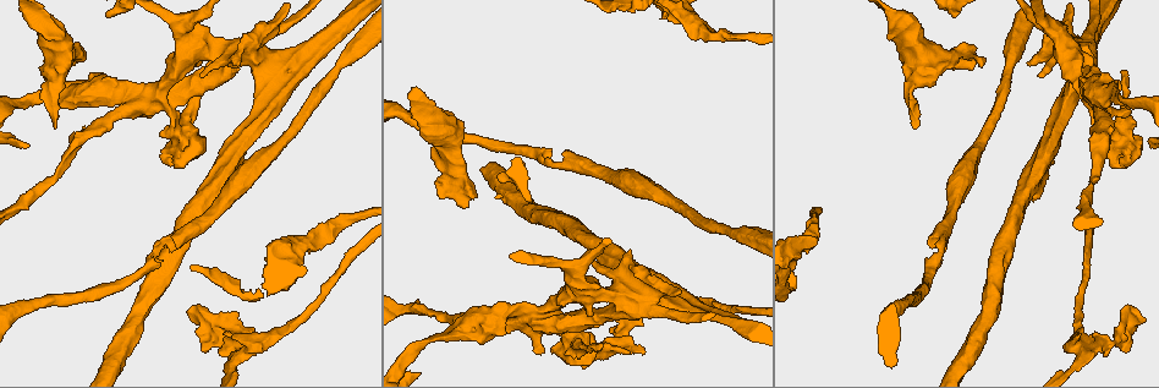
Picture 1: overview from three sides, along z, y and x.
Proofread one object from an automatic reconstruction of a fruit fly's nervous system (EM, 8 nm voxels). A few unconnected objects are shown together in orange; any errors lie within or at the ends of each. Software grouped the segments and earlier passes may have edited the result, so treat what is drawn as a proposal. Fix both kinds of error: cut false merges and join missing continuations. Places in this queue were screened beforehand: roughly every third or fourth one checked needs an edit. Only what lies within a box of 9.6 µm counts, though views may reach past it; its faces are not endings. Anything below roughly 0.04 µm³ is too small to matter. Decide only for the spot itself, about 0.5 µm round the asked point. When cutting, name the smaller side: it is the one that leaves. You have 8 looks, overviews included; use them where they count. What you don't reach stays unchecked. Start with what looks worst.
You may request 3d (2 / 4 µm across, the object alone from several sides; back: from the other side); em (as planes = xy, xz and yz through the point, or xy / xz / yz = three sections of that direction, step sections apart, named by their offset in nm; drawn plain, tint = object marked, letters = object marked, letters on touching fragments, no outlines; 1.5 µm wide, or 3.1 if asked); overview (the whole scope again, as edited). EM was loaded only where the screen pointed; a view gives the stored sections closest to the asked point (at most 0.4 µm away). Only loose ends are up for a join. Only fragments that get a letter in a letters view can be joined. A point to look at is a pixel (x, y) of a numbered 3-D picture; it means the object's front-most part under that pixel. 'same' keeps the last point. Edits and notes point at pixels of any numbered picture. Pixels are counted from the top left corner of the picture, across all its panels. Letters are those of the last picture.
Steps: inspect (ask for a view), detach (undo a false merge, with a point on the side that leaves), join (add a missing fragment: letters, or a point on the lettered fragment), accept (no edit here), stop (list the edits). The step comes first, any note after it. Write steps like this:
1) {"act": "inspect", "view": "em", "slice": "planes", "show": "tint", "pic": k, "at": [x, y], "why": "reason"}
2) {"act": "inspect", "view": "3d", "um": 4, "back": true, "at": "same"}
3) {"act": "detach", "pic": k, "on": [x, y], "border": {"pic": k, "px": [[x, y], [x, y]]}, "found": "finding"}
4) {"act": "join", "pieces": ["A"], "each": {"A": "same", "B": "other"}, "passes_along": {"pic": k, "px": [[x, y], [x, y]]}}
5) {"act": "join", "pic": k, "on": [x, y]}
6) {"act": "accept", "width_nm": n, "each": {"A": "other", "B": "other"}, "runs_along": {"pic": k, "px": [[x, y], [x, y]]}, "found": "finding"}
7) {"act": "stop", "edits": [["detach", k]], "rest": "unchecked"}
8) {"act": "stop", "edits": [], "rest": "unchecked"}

{"act": "inspect", "view": "3d", "um": 4, "pic": 1, "at": [473, 197]}

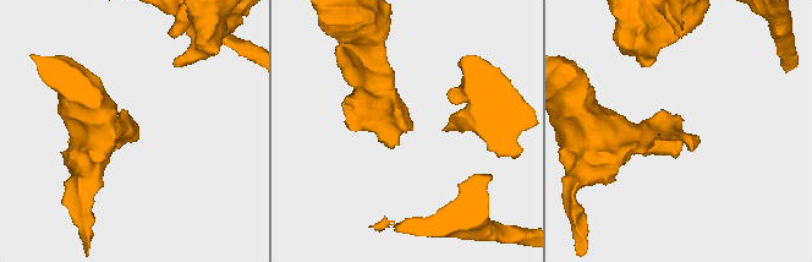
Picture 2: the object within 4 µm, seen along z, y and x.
{"act": "inspect", "view": "em", "slice": "planes", "show": "letters", "pic": 2, "at": [405, 132], "why": "shape alone is not enough"}

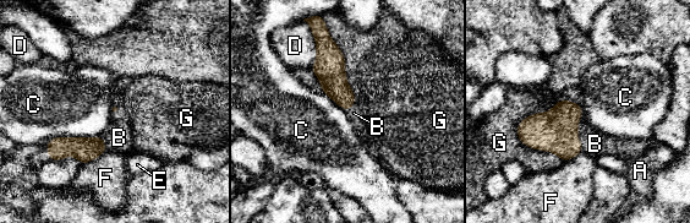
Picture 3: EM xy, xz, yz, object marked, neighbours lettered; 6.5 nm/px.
{"act": "join", "pieces": ["B"], "each": {"A": "other", "B": "same", "C": "other", "D": "other", "E": "other", "F": "other", "G": "other"}, "found": "the cell continues"}

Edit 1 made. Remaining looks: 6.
{"act": "inspect", "view": "em", "slice": "yz", "step": 8, "show": "tint", "pic": 1, "at": [1121, 350], "why": "an open end"}

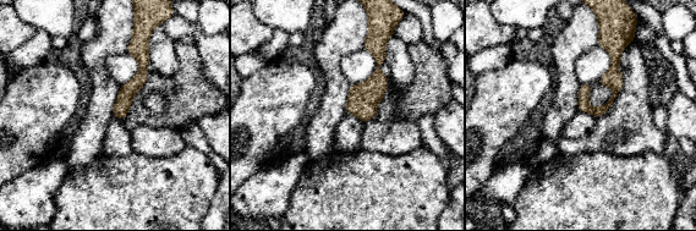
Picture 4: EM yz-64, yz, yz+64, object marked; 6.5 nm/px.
{"act": "inspect", "view": "em", "slice": "planes", "show": "letters", "at": "same"}

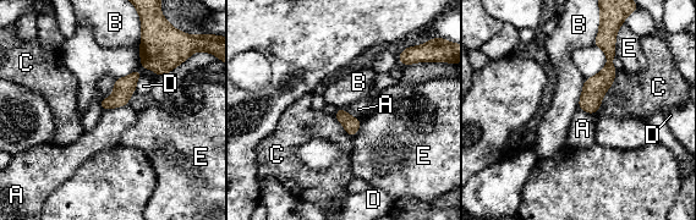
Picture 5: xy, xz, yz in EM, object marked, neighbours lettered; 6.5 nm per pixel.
{"act": "accept", "each": {"A": "other", "B": "other", "C": "other", "D": "other", "E": "other"}, "runs_along": {"pic": 5, "px": [[147, 45], [143, 66], [105, 106]]}, "found": "no lettered fragment goes on from it"}

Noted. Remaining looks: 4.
{"act": "inspect", "view": "em", "slice": "planes", "show": "plain", "pic": 1, "at": [1042, 40], "why": "thick end"}

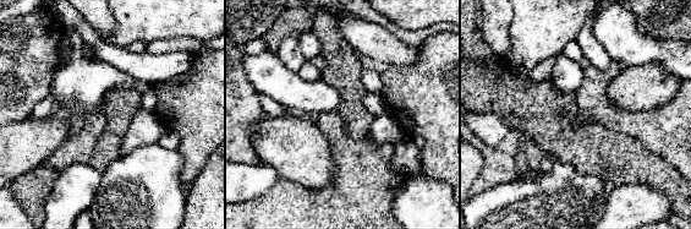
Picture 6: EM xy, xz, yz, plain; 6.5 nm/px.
{"act": "inspect", "view": "em", "slice": "planes", "show": "letters", "at": "same", "why": "what lies round it"}

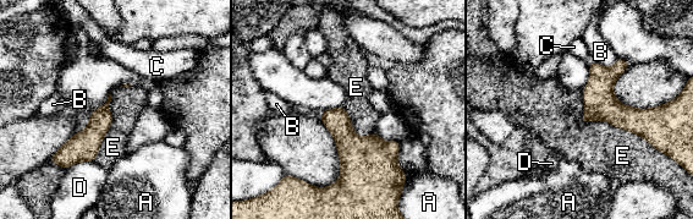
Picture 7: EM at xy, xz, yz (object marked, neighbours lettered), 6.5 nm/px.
{"act": "accept", "longest_contact_nm": ["E", 300], "each": {"A": "other", "B": "other", "C": "other", "D": "other", "E": "other"}, "border": {"pic": 7, "px": [[113, 119], [93, 160]]}, "found": "none of them fits"}

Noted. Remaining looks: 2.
{"act": "stop", "edits": [["join", 3]], "rest": "unchecked"}

